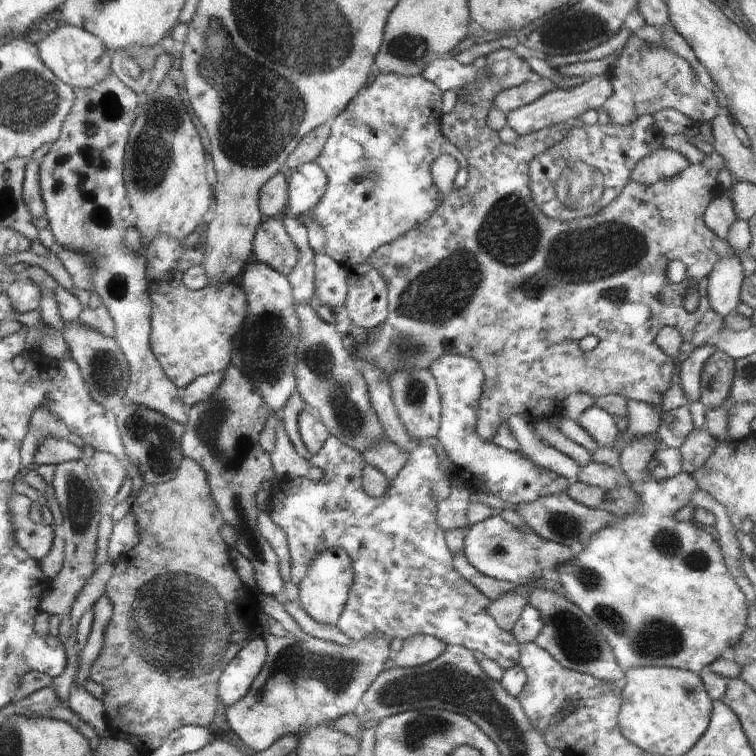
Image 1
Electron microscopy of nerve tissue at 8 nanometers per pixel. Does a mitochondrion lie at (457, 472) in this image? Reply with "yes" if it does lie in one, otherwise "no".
no

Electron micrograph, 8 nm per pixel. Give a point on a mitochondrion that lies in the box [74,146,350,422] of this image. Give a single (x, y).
(266, 342)

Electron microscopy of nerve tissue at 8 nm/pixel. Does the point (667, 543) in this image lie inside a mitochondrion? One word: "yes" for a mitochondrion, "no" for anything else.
yes

